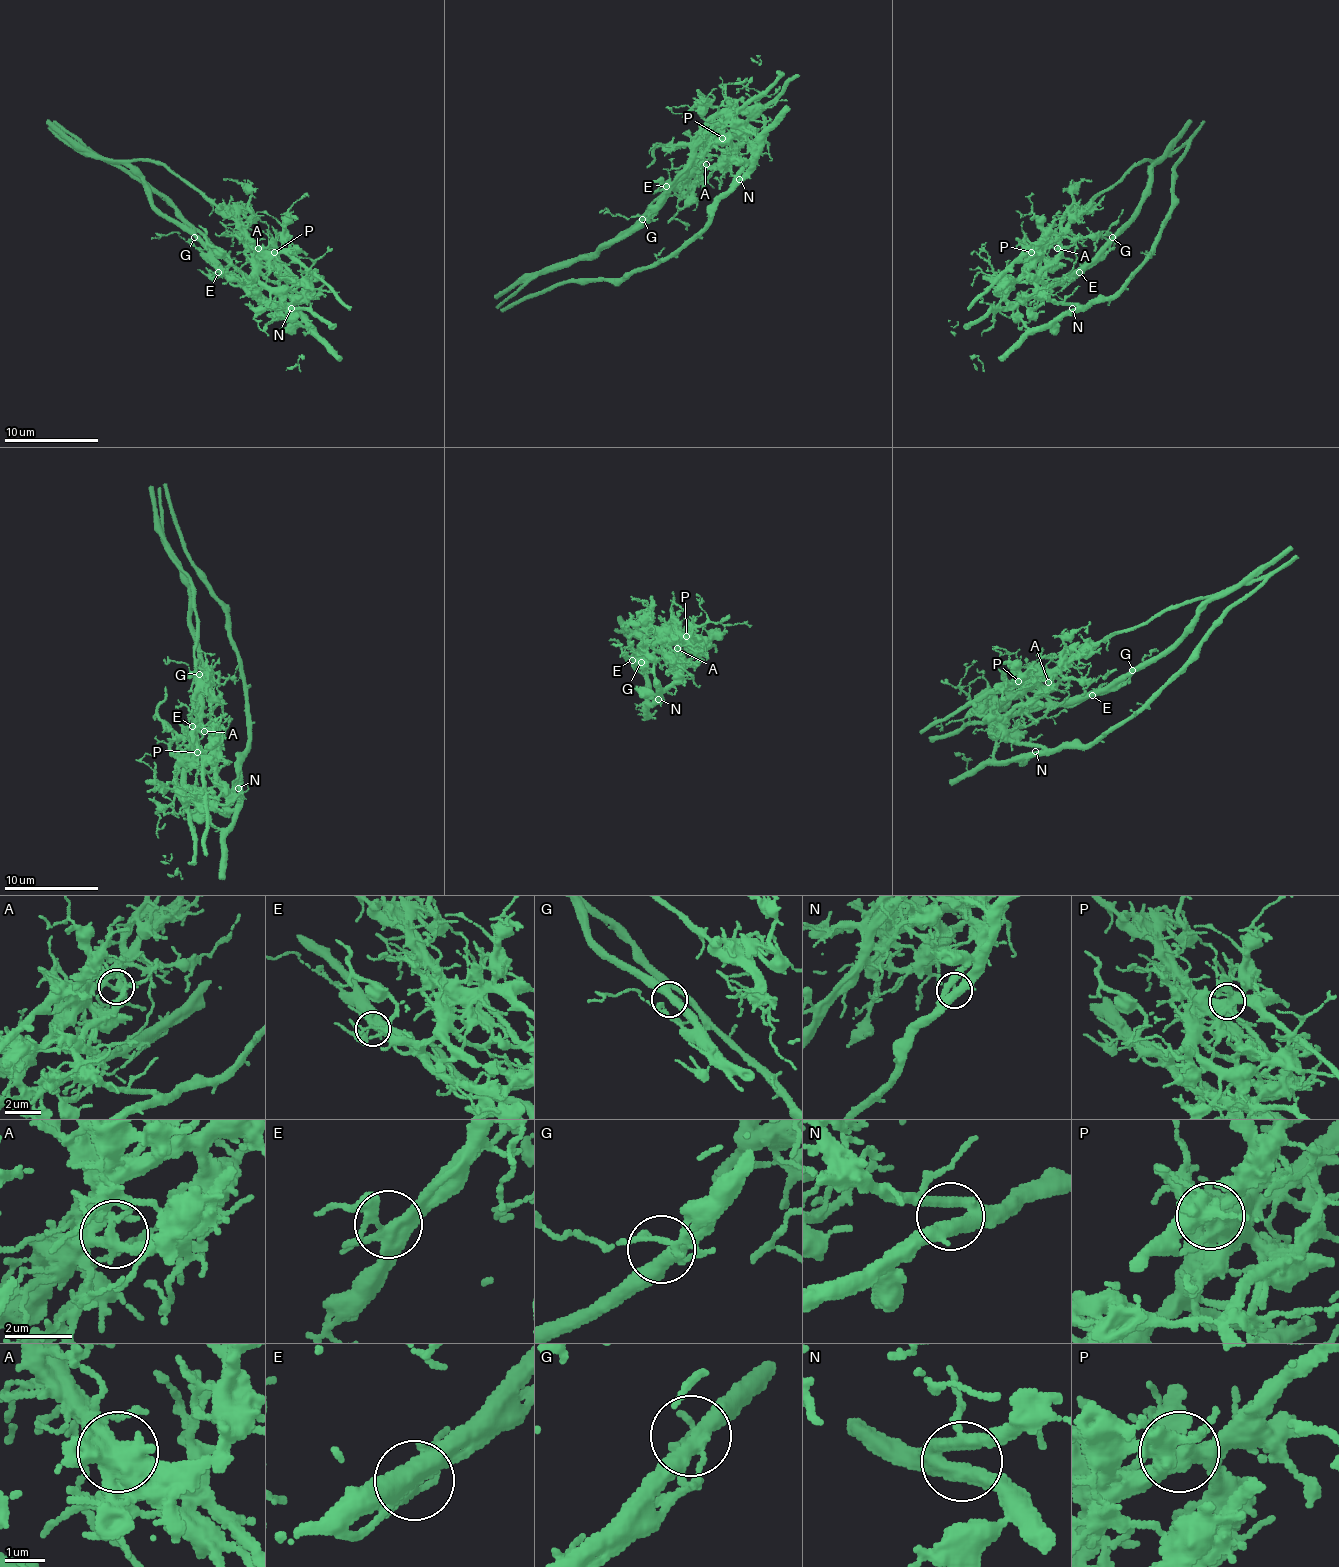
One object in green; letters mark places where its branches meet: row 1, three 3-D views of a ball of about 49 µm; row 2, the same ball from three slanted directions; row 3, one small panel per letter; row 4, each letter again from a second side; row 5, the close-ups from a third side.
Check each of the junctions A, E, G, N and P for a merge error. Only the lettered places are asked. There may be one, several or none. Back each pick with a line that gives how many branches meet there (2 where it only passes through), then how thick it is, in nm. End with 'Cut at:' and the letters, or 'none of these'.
A: 3 | 280 nm
P: 5 | 420 nm
Cut at: A, P

